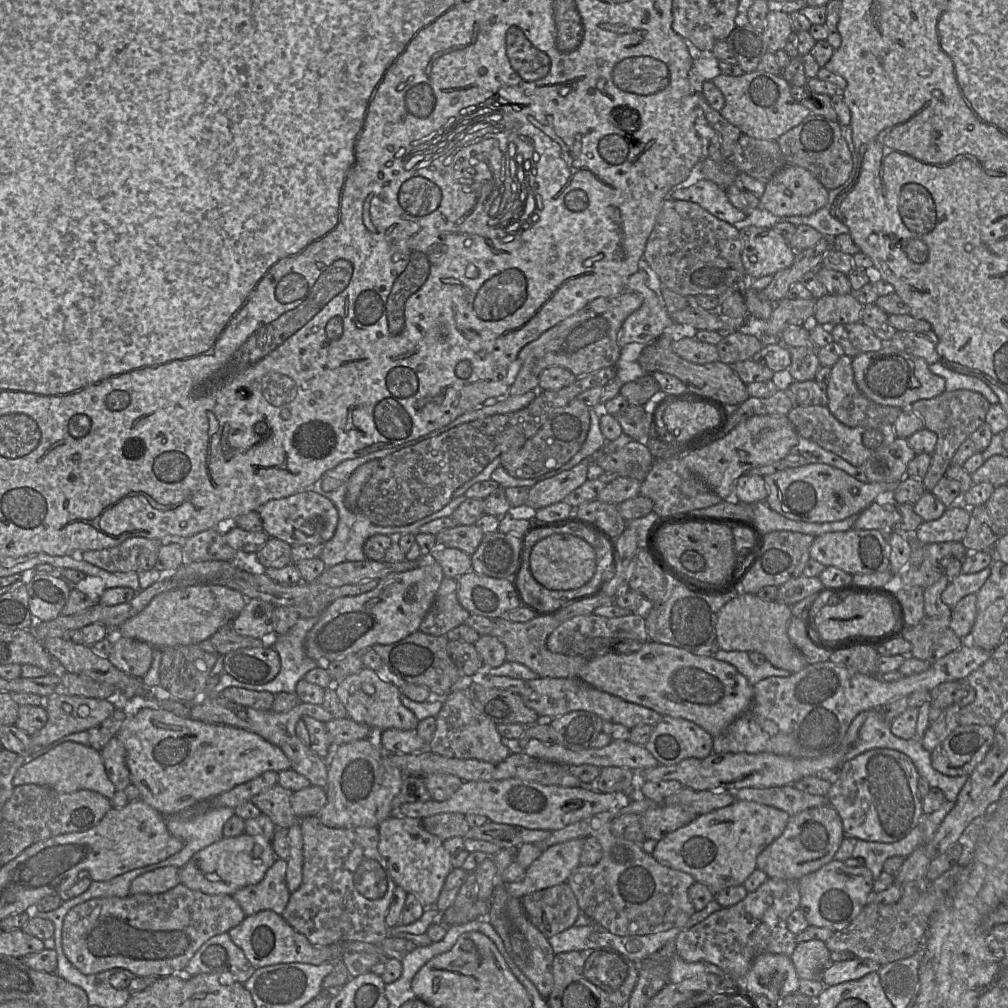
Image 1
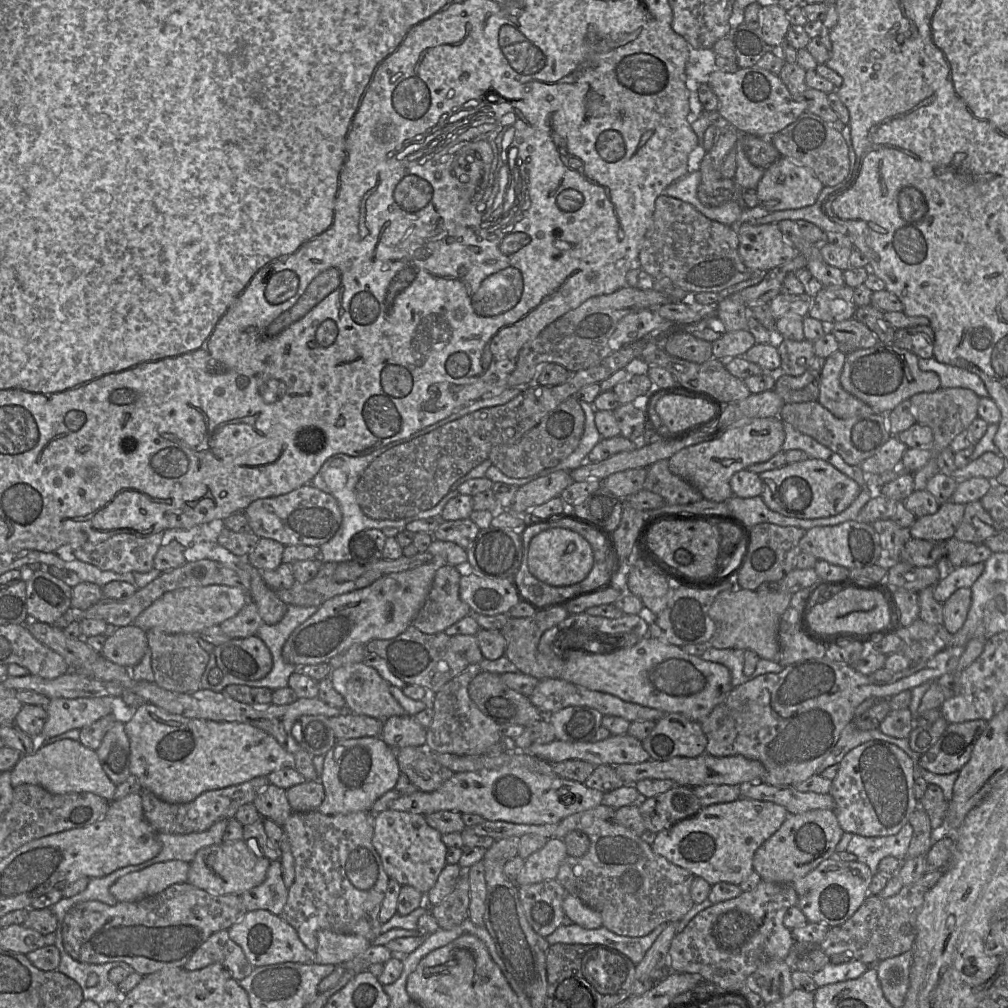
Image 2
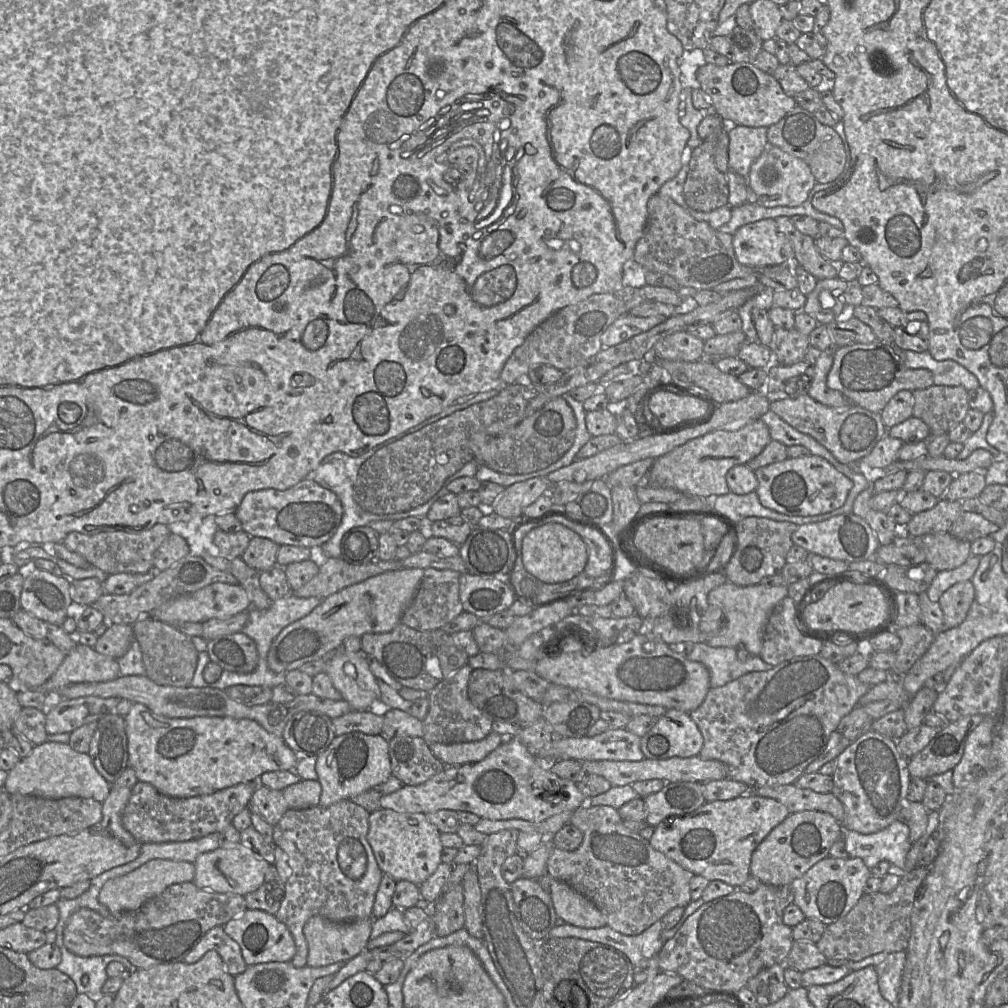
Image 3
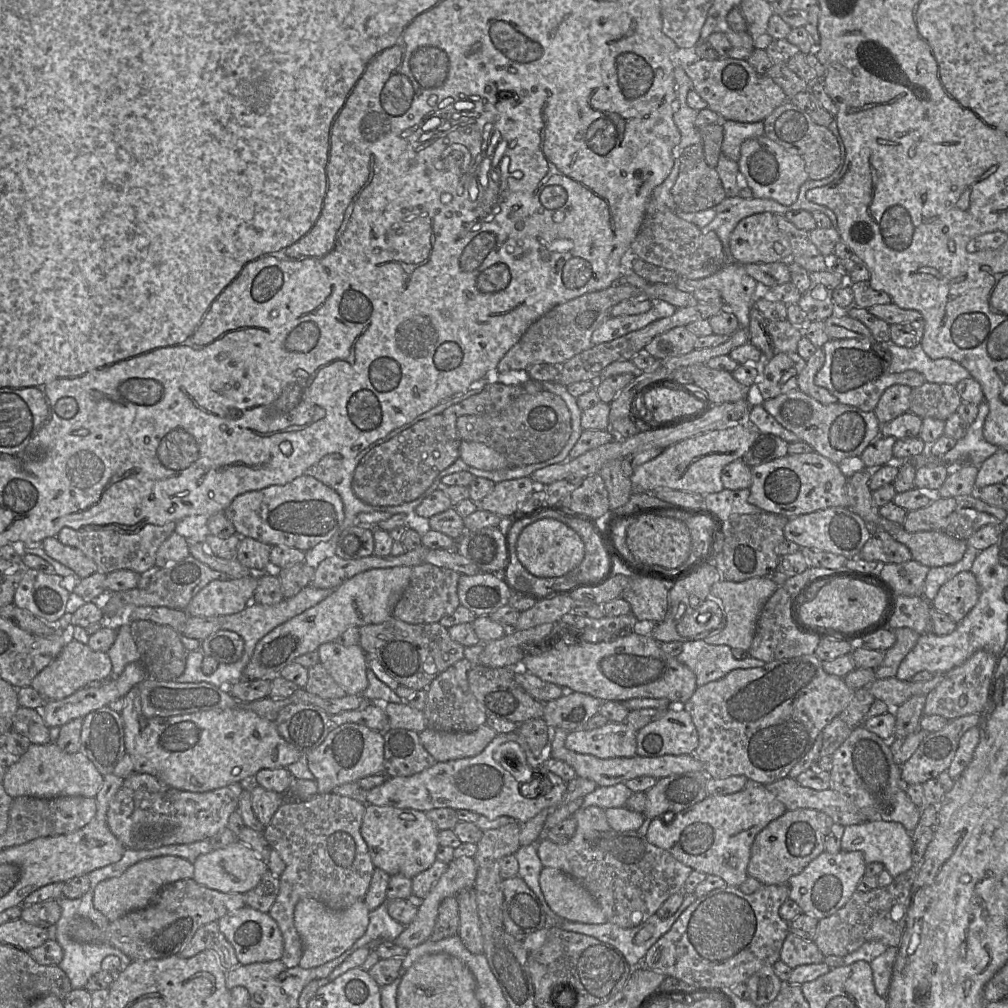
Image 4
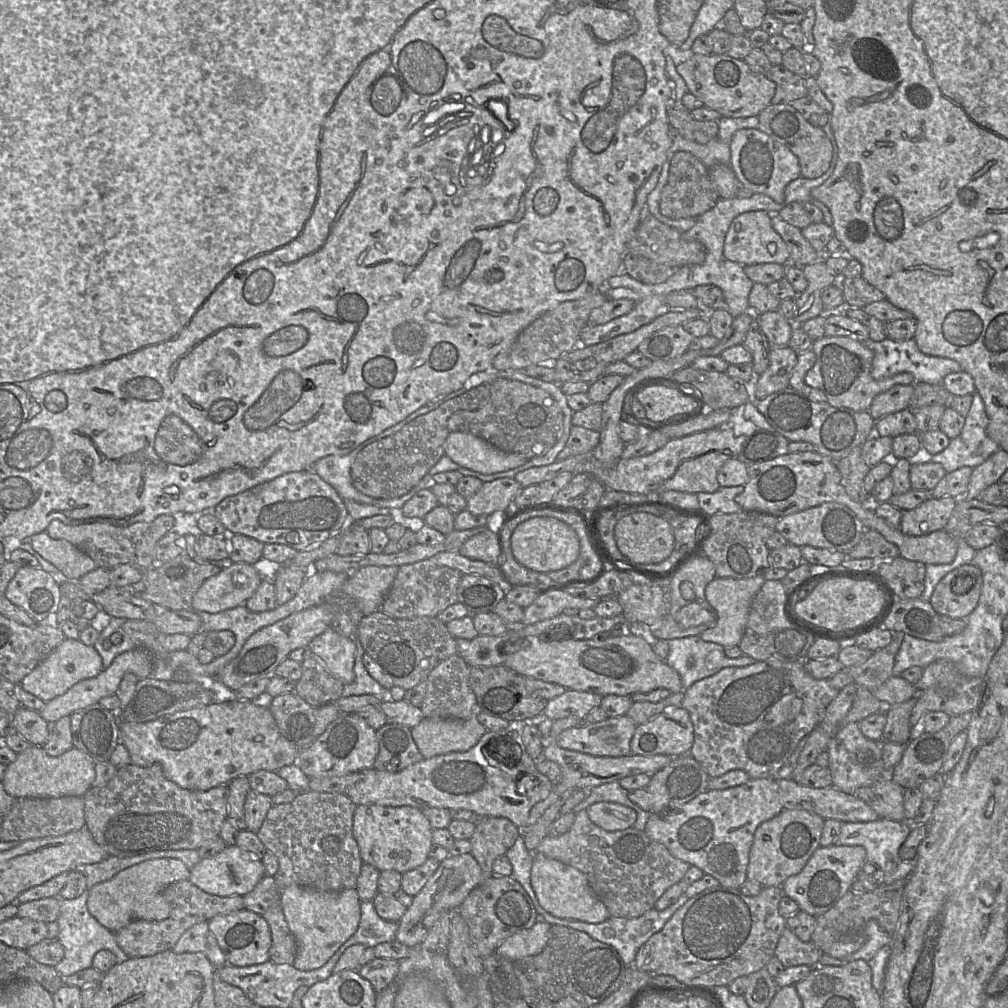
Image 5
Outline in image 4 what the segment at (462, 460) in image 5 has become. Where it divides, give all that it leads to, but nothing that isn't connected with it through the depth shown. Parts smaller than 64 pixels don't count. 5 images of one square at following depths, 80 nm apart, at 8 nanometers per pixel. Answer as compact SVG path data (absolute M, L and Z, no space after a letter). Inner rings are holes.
M462 440L459 452L459 458L470 467L485 471L509 468L507 460L501 454L480 442Z

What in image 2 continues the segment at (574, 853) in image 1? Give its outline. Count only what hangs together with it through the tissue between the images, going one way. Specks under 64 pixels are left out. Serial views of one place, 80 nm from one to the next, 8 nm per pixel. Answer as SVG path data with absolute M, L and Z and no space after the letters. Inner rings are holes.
M547 839L542 848L524 860L524 867L515 885L520 887L556 879L560 864L567 856L563 839Z

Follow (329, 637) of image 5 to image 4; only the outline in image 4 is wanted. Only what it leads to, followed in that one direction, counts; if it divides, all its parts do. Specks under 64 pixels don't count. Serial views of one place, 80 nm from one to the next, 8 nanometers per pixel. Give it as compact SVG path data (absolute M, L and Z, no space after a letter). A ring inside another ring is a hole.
M327 642L316 651L319 661L334 681L349 695L361 695L368 687L365 653L360 645Z

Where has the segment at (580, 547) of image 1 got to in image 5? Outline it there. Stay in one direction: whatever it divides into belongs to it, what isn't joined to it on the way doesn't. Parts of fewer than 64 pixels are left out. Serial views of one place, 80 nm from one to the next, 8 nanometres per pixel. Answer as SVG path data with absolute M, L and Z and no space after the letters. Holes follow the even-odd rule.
M538 516L520 523L511 535L510 545L518 563L545 574L568 567L580 554L580 542L574 529L553 517Z

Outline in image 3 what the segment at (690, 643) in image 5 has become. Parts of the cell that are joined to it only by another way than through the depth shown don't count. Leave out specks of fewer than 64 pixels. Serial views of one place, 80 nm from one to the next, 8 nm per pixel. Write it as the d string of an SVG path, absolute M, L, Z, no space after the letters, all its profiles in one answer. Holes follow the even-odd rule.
M705 642L694 643L693 650L685 657L706 666L711 688L723 686L746 673L766 671L773 667L759 655L742 662L737 657L736 648L712 647Z

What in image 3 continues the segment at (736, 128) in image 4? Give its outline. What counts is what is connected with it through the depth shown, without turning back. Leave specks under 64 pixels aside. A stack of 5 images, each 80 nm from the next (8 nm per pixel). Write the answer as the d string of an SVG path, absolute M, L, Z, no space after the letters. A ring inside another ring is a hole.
M730 124L724 127L729 136L729 170L747 178L751 165L768 145L767 128Z

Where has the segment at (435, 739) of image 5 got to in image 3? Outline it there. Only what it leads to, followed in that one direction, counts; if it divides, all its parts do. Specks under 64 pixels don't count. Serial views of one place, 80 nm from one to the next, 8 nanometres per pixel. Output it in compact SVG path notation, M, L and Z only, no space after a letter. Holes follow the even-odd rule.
M492 731L488 736L479 741L454 744L433 743L429 745L429 748L433 755L437 759L439 759L445 766L471 764L482 761L504 740L506 740L507 737L513 736L501 736L500 734Z

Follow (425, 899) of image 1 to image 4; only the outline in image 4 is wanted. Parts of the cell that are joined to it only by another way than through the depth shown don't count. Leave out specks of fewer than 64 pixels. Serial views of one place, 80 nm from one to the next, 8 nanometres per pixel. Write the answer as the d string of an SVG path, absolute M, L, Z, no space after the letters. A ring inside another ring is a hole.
M371 804L365 807L361 825L361 835L368 846L375 868L390 876L403 875L410 879L428 869L436 861L436 852L440 847L438 831L423 811Z

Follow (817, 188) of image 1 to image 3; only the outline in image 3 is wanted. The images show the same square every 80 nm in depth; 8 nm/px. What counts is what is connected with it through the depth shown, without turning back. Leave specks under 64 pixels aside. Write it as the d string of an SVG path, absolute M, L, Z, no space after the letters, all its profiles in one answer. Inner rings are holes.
M769 144L762 154L751 165L746 178L747 187L756 194L757 203L772 208L777 206L797 207L804 203L817 183L809 166L801 159L794 157L780 148Z

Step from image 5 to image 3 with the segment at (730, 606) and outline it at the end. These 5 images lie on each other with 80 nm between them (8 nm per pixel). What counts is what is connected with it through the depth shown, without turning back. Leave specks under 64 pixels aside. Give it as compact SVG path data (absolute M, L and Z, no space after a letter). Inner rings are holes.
M727 581L712 589L708 595L711 606L718 605L724 615L723 628L718 636L708 640L712 647L734 647L746 649L752 655L760 655L768 619L778 602L788 596L787 586L770 586L761 583L738 586Z

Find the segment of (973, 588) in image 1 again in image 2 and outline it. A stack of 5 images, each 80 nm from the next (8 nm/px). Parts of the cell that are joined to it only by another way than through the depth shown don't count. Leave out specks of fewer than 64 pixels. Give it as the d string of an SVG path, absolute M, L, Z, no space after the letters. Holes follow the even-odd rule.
M983 562L950 568L934 586L935 600L943 604L956 590L964 587L971 588L983 570Z

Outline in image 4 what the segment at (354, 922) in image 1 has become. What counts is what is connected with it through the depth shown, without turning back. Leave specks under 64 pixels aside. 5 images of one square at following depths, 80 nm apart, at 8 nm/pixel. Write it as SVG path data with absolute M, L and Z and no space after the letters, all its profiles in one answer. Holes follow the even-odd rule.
M317 793L306 801L285 801L275 812L263 833L272 849L277 851L286 867L279 876L279 894L268 914L277 923L284 943L280 960L289 968L296 967L302 957L303 949L300 936L294 925L296 904L304 898L312 898L332 910L343 910L366 895L375 866L372 863L368 846L361 835L361 825L367 805L334 793Z

